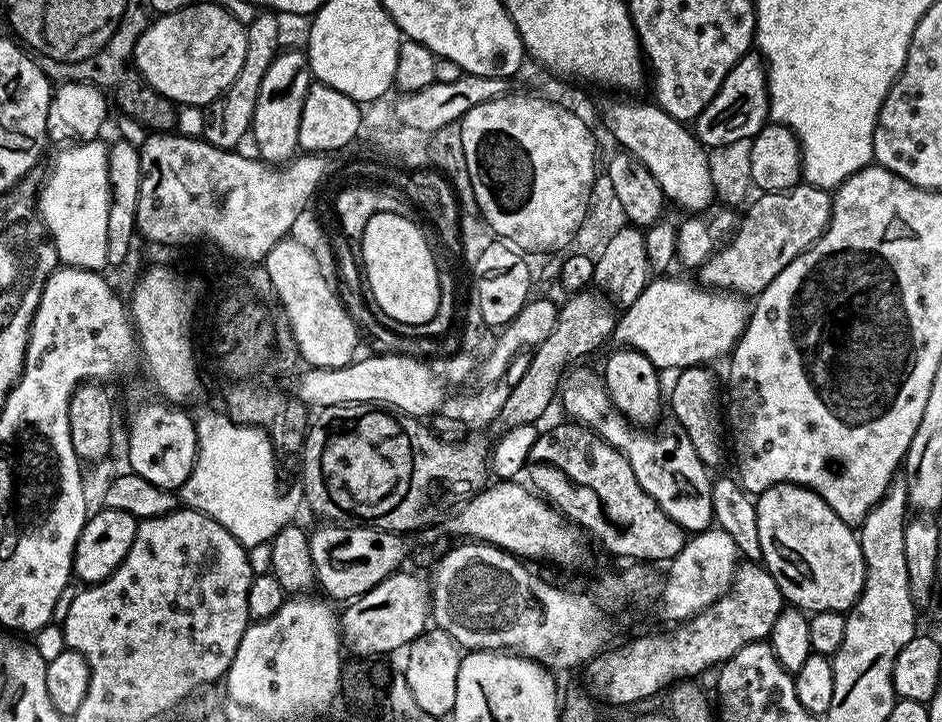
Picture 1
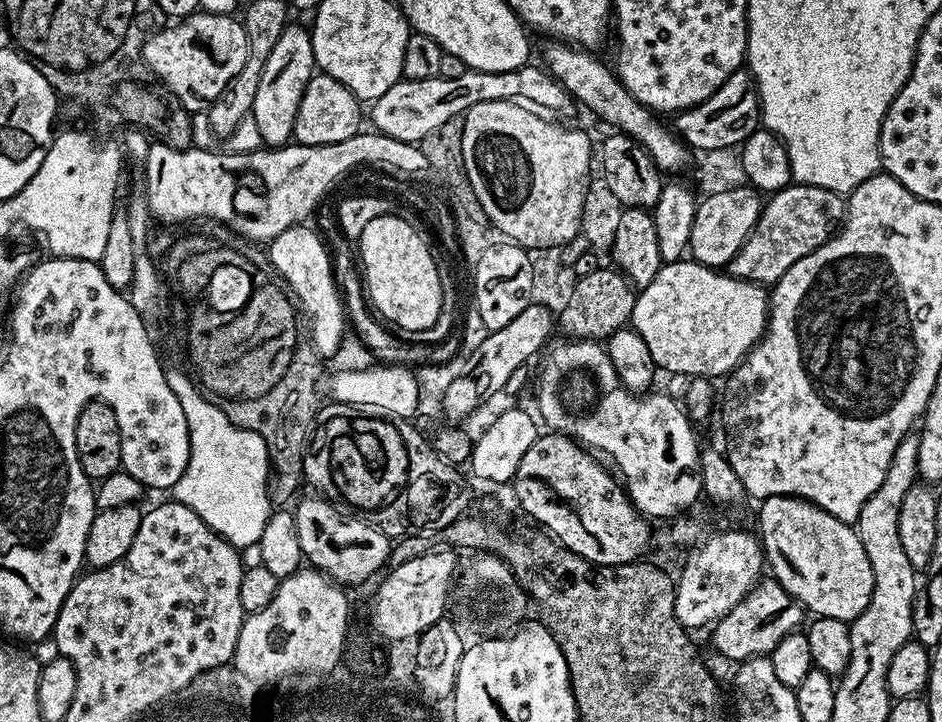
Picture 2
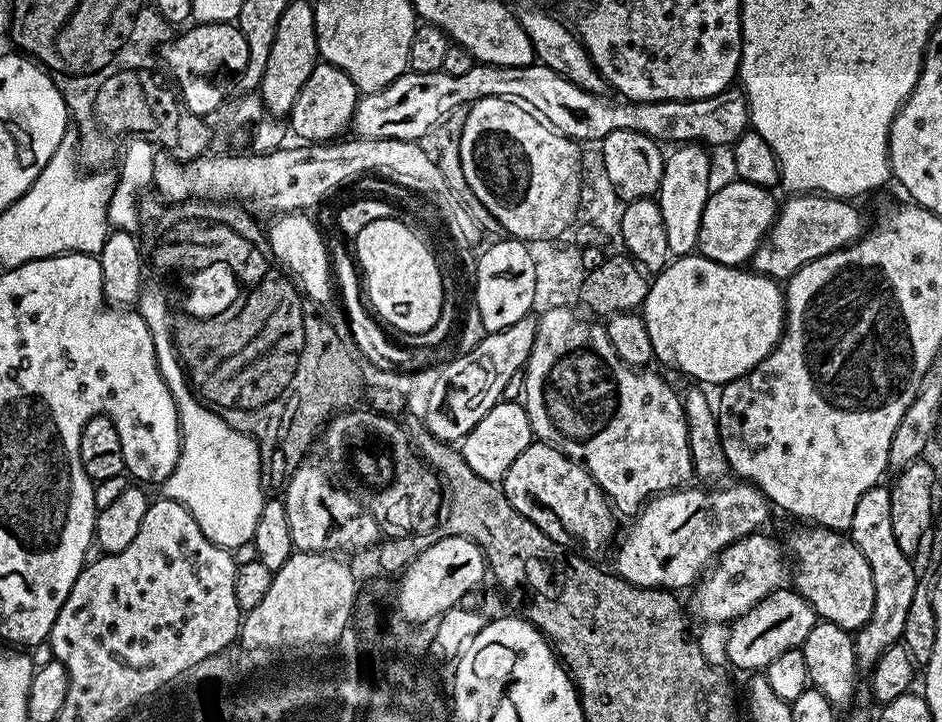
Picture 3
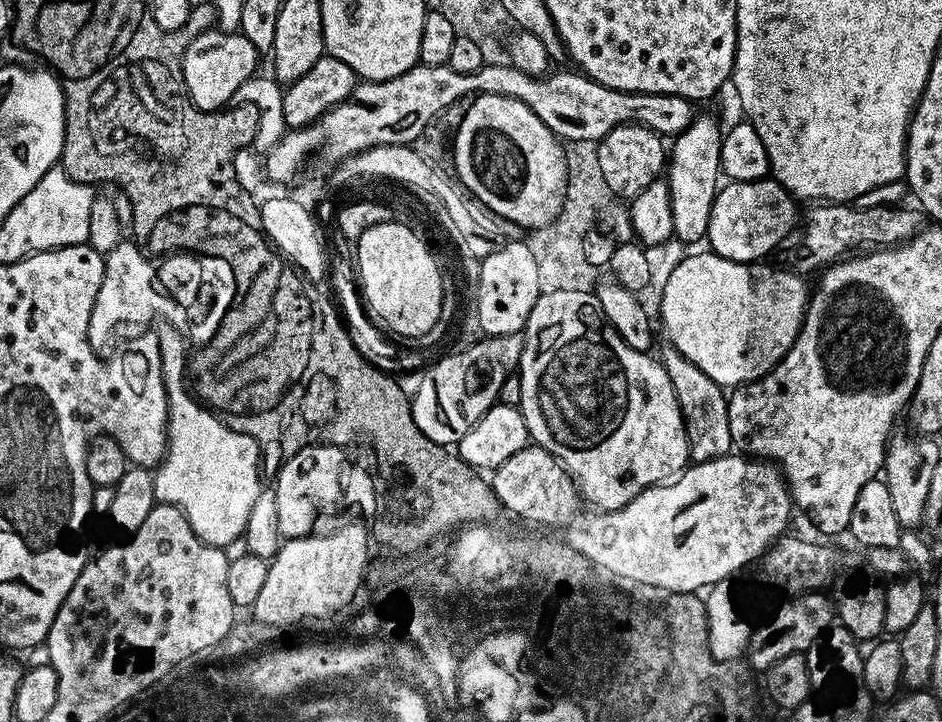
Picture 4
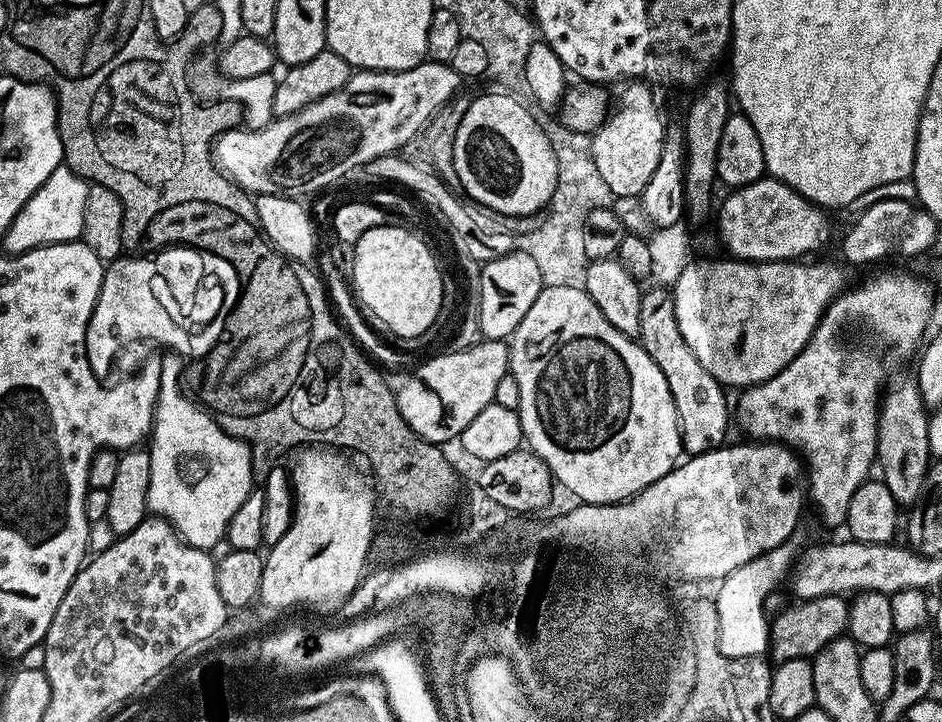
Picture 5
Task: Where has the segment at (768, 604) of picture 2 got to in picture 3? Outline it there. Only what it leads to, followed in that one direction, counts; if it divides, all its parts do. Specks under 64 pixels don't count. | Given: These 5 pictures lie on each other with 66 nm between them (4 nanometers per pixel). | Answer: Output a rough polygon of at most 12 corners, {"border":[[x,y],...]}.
{"border":[[791,587],[728,628],[728,664],[747,674],[803,646],[816,611]]}

